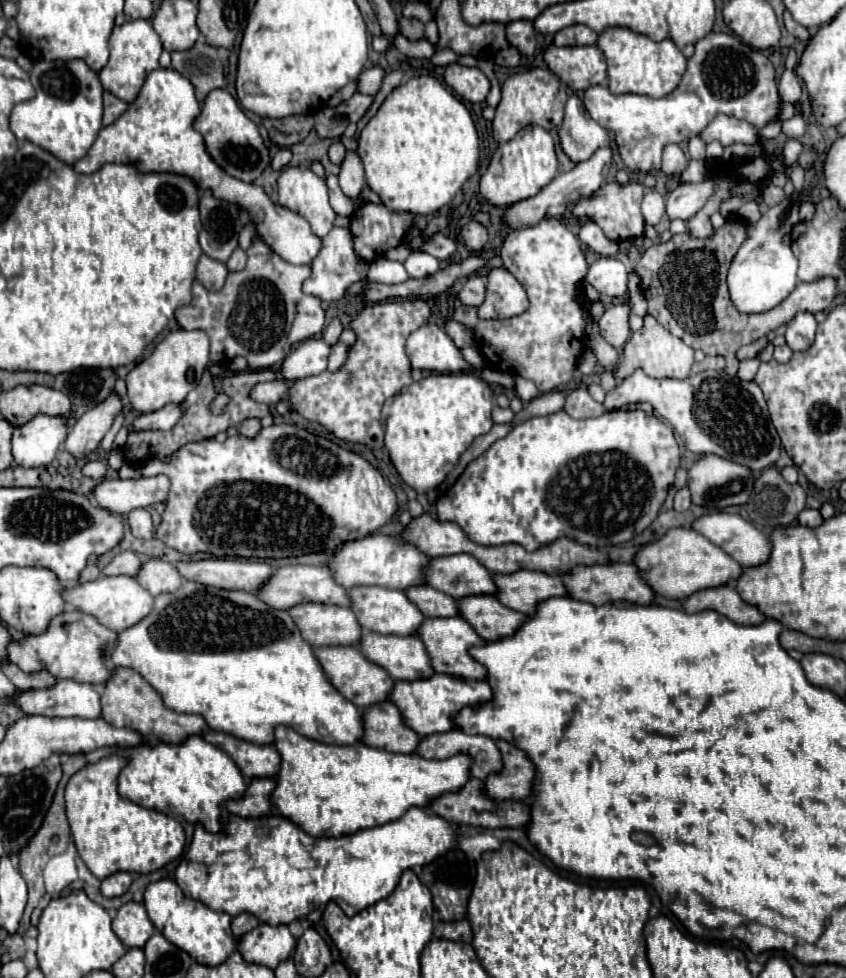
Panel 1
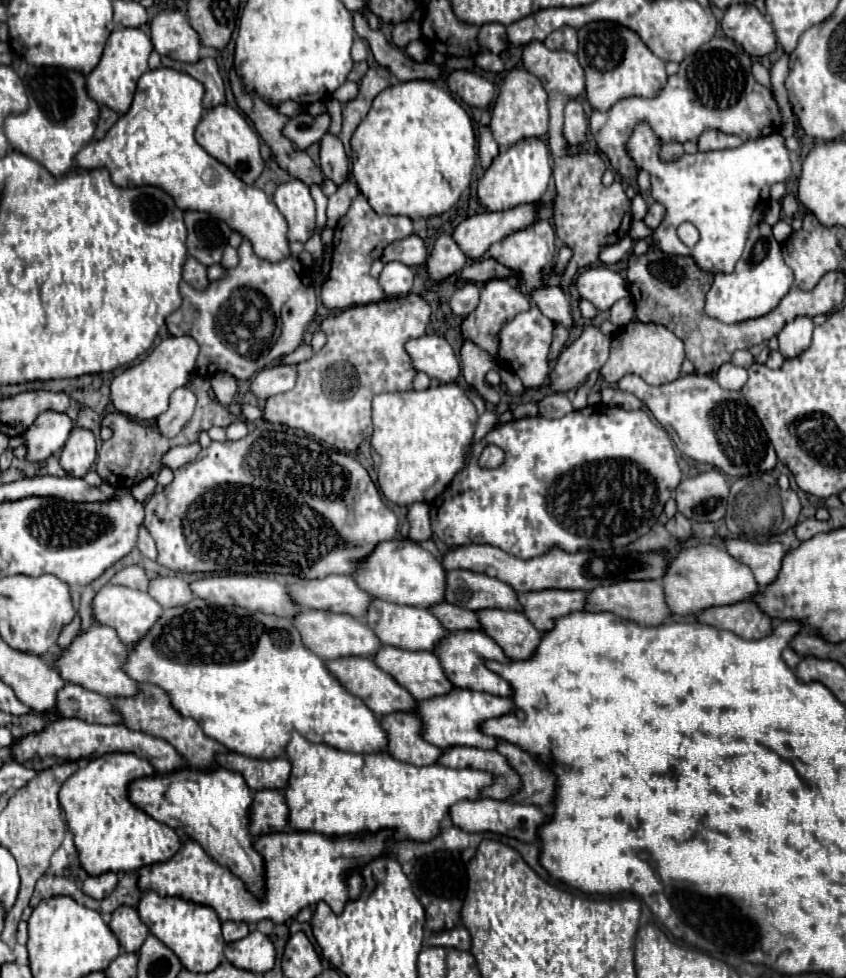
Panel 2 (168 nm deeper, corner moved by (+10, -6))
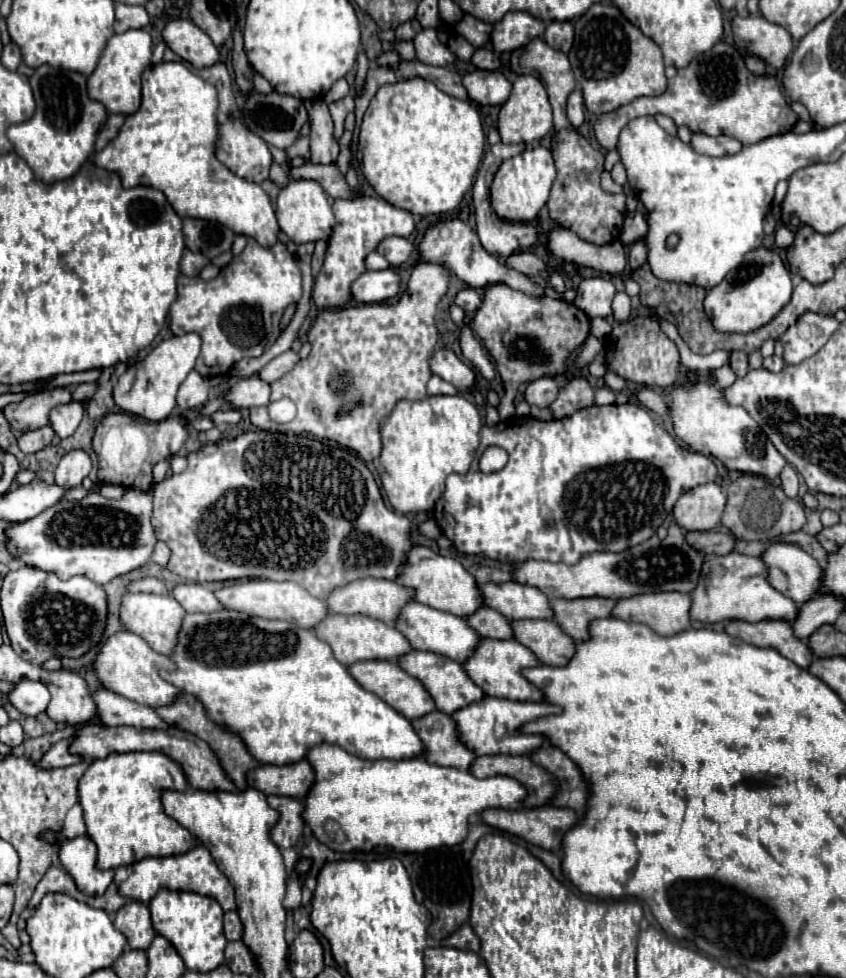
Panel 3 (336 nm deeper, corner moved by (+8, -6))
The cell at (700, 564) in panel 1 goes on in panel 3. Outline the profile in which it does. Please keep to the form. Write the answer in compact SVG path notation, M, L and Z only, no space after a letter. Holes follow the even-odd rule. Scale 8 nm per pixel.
M732 553L732 555L718 557L718 567L714 569L708 569L708 563L710 561L706 561L706 567L704 567L704 583L700 583L700 587L696 587L696 591L692 593L692 619L694 621L702 621L702 623L720 623L720 621L732 621L732 619L744 619L748 623L758 623L764 619L780 619L788 623L796 621L798 617L796 603L792 603L792 599L786 599L780 591L776 591L768 583L768 567L762 559Z

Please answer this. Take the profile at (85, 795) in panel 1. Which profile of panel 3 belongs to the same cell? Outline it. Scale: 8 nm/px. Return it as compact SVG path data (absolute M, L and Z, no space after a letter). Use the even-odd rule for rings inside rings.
M132 751L132 753L110 753L106 759L94 761L80 779L80 805L84 809L86 833L98 845L98 867L116 869L140 861L144 857L166 857L186 853L192 847L192 835L176 819L168 817L162 805L162 791L186 791L188 781L182 767L160 751Z

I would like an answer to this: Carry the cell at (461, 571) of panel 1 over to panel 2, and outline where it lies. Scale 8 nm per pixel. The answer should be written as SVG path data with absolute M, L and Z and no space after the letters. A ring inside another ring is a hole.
M454 569L446 573L444 599L462 609L512 609L522 611L516 591L484 573L474 573L468 569Z

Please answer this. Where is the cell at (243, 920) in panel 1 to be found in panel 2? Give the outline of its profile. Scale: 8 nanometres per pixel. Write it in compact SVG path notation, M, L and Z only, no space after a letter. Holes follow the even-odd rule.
M234 921L222 923L222 935L224 935L224 941L226 941L226 943L238 941L238 939L246 937L248 933L250 933L250 929L248 929L246 923L234 923Z

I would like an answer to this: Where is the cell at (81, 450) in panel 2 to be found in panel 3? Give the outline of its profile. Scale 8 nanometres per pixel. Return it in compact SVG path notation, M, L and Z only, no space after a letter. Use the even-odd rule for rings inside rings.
M80 449L70 451L60 459L60 463L54 471L54 483L64 489L78 487L82 483L82 479L88 477L90 469L92 469L92 461L84 451L80 451Z

